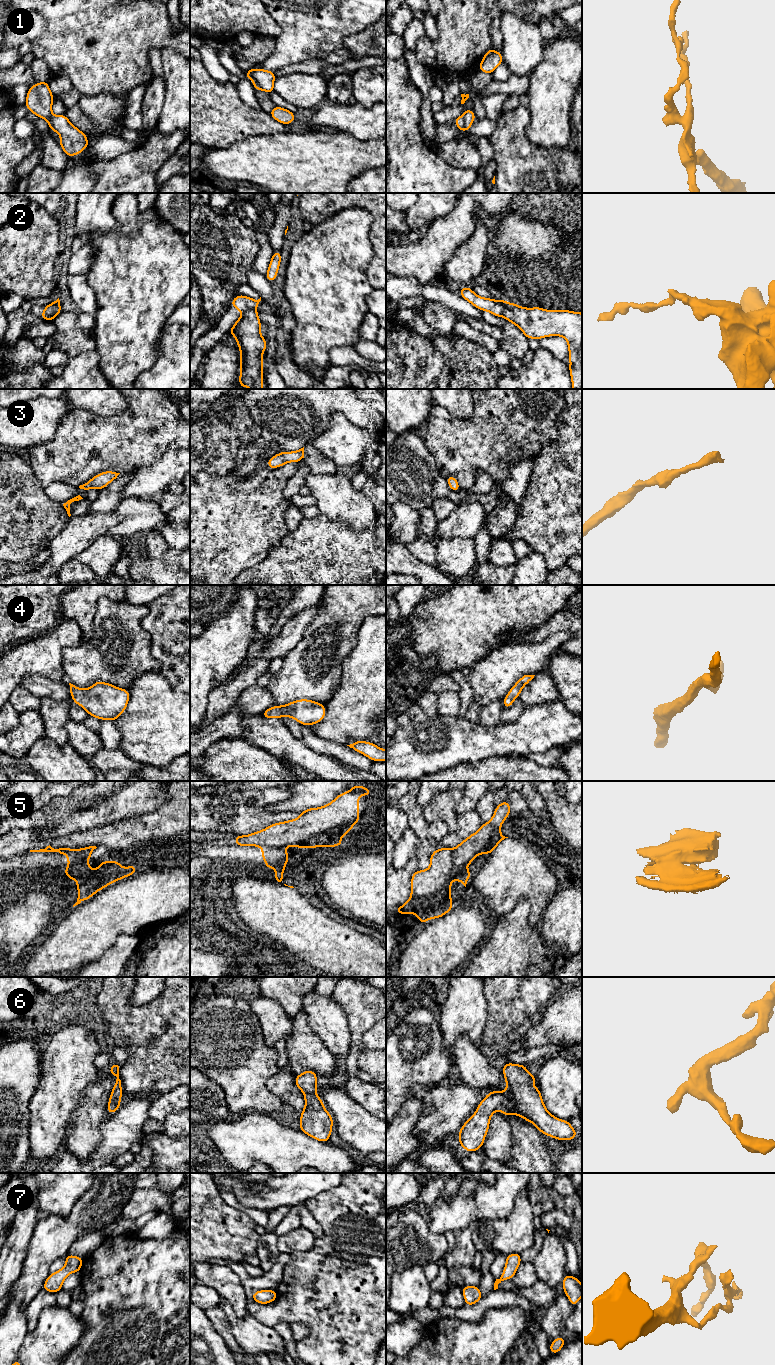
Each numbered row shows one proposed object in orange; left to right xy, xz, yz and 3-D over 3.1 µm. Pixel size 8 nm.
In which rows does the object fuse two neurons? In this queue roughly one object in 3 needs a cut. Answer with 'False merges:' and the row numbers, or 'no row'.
False merges: 1, 2, 5

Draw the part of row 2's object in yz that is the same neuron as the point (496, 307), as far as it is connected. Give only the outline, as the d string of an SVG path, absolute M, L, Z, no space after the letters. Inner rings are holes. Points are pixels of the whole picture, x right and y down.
M462 287L459 294L477 309L488 311L496 317L502 316L504 308L508 303L506 300L493 300L478 296L469 287Z

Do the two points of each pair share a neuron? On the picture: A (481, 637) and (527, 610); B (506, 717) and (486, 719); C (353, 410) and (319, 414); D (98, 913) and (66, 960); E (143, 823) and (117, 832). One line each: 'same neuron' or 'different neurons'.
A: same neuron
B: different neurons
C: same neuron
D: same neuron
E: same neuron

